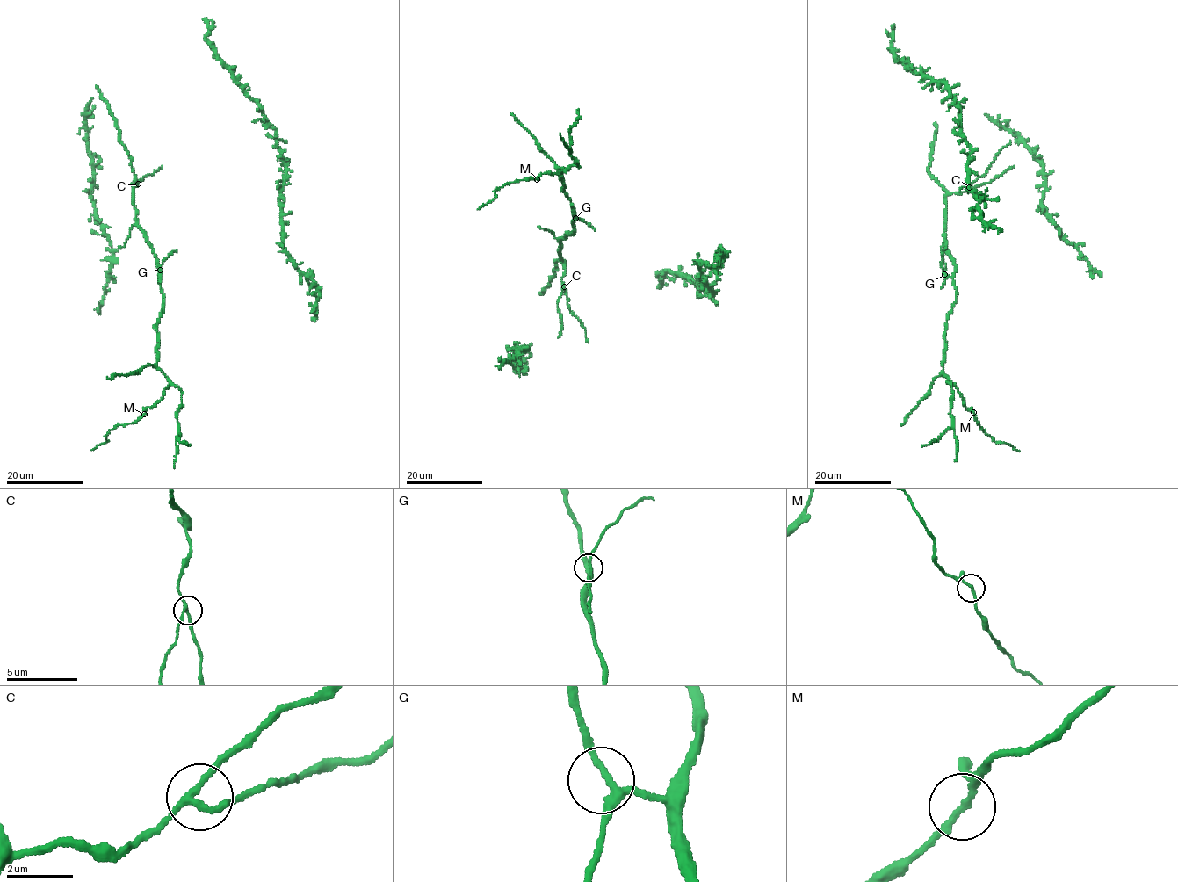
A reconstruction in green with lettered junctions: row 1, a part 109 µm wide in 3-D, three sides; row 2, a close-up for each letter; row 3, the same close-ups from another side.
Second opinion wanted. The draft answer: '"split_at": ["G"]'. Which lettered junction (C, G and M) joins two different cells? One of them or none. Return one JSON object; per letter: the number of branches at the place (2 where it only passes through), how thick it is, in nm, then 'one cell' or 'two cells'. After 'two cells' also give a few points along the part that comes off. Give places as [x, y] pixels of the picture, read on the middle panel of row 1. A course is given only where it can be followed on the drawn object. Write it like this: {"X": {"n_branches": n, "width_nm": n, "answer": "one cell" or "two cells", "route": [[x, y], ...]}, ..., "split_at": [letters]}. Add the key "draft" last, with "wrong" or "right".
{"C": {"n_branches": 3, "width_nm": 180, "answer": "one cell"}, "G": {"n_branches": 3, "width_nm": 190, "answer": "one cell"}, "M": {"n_branches": 3, "width_nm": 150, "answer": "one cell"}, "split_at": [], "draft": "wrong"}

